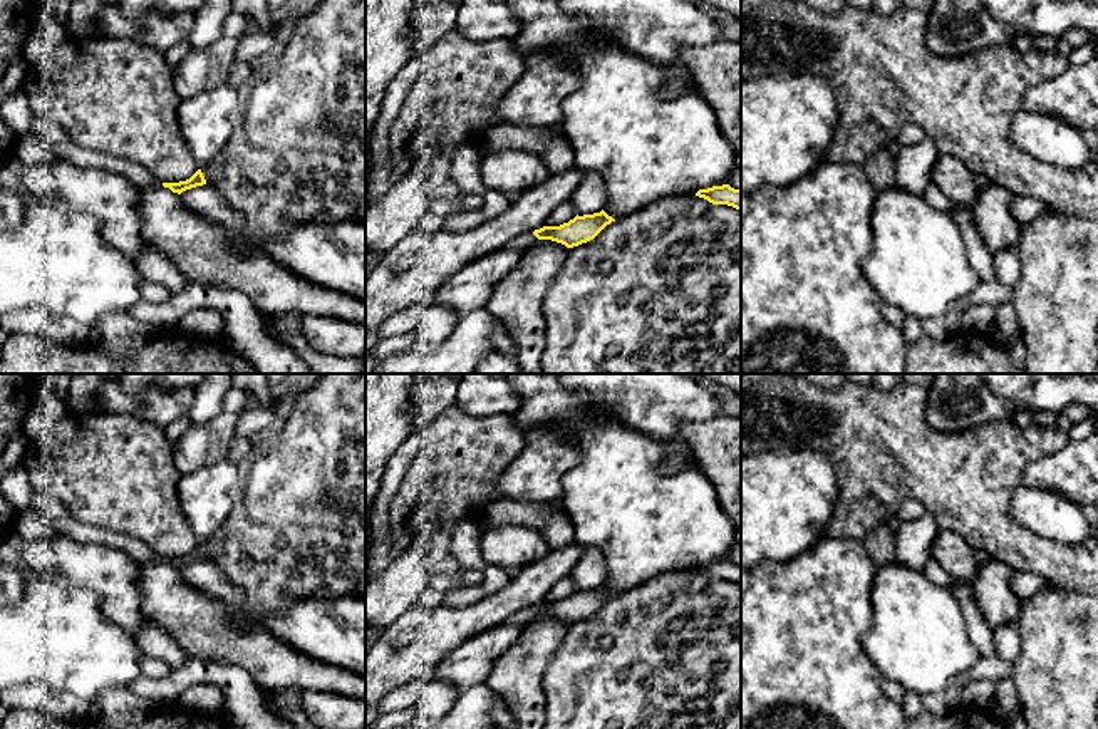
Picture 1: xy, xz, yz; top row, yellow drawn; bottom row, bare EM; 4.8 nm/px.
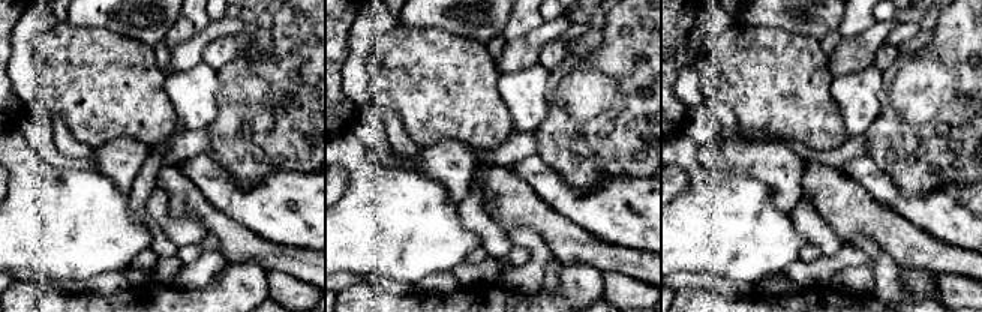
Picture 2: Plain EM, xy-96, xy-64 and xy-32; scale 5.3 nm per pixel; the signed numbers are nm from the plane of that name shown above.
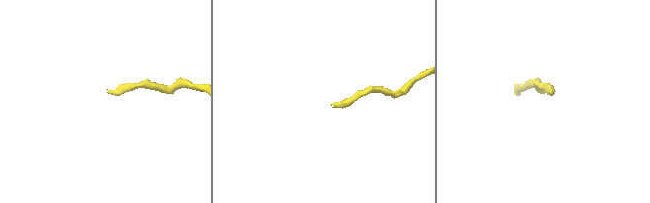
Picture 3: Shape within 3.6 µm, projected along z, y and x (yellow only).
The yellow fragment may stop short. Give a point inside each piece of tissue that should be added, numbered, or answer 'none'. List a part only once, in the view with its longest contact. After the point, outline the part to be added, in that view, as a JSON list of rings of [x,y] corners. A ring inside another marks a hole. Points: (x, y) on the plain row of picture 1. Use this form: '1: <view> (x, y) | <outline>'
1: xz (522, 617) | [[[526,608],[510,618],[506,618],[503,622],[503,625],[525,625],[526,622],[533,620],[535,617],[538,617],[538,613],[533,608]]]

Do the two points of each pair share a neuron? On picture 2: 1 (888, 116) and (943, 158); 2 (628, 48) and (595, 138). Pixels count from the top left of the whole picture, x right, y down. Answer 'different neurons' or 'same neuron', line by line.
1: same neuron
2: same neuron

